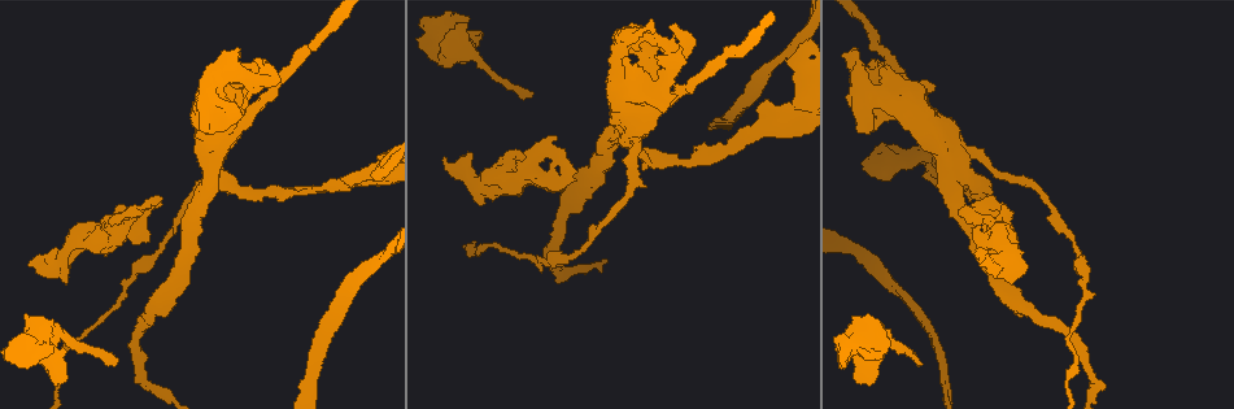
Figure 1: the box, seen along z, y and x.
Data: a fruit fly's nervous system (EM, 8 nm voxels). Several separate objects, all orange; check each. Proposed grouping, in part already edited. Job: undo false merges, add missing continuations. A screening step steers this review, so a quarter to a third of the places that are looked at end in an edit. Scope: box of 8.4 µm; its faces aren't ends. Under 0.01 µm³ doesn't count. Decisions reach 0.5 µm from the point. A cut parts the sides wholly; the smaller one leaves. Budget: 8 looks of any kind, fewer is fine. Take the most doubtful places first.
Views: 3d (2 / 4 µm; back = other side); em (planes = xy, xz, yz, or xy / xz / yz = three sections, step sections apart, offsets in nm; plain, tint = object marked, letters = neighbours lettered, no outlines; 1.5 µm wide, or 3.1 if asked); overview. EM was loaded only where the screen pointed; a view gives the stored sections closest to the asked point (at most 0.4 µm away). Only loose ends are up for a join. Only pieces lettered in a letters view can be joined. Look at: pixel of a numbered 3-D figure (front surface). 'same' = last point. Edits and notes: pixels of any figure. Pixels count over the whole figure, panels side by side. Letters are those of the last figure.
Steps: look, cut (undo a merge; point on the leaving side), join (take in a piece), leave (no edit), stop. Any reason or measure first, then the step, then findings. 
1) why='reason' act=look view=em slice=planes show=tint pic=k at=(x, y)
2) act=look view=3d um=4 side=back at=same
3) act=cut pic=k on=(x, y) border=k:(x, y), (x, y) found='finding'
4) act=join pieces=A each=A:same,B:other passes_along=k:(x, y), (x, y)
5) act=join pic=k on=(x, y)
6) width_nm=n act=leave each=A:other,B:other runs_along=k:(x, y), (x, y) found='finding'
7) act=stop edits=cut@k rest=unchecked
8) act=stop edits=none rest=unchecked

why='abrupt turn' act=look view=3d um=2 side=back pic=1 at=(383, 169)

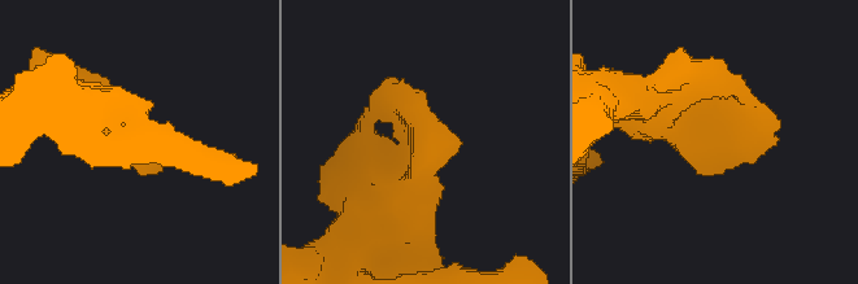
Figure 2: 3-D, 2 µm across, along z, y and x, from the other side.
act=look view=em slice=planes show=plain pic=2 at=(426, 121)

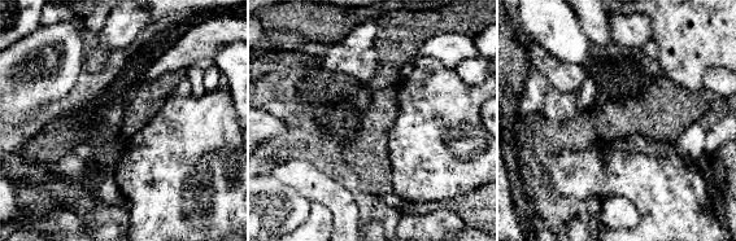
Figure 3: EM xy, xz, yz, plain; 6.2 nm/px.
act=look view=em slice=planes show=letters at=same

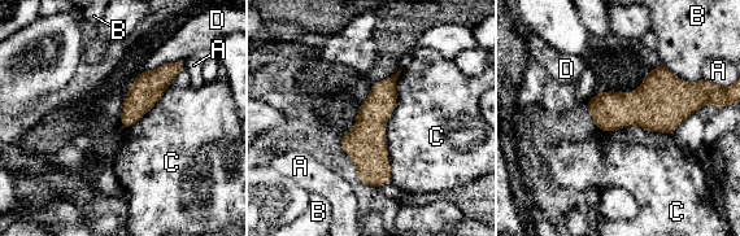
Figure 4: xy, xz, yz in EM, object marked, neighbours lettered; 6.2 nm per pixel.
act=leave each=A:other,B:other,C:other,D:other border=4:(401, 70), (386, 122), (390, 182) found='all the same neuron'

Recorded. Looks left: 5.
why='branch stops here' act=look view=em slice=planes show=letters pic=1 at=(117, 364)

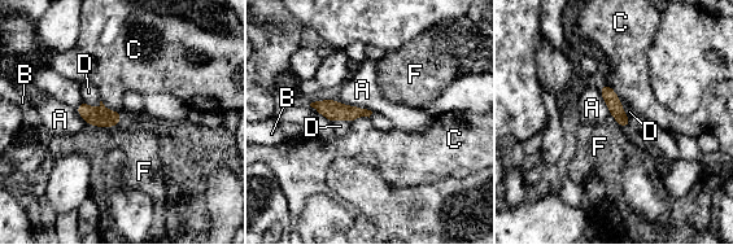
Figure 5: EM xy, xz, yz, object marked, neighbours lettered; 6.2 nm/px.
act=leave each=A:other,B:other,C:other,D:other,F:other found='no lettered piece goes on from it'

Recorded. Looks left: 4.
why='an open end' act=look view=3d um=4 pic=1 at=(483, 203)

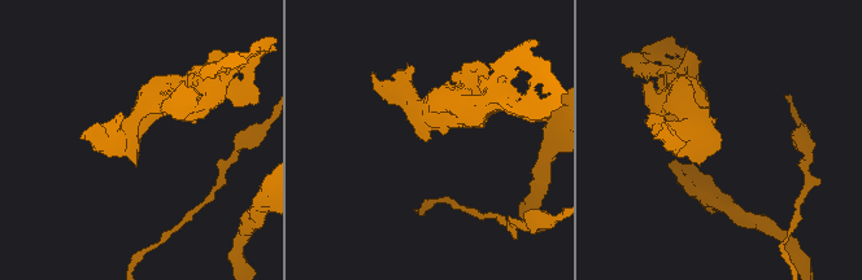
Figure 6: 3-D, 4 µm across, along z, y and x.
arm_widths_nm=260,280 act=look view=em slice=xz step=8 show=tint pic=6 at=(430, 139)

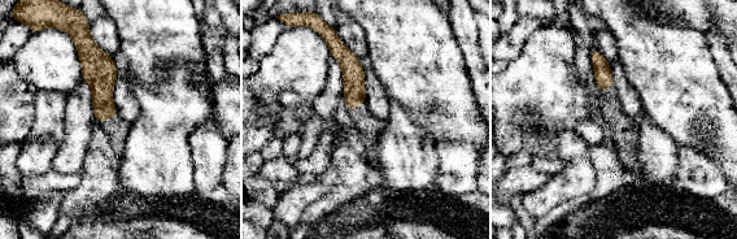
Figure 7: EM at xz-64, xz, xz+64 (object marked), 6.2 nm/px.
why='another direction' act=look view=em slice=planes show=letters at=same

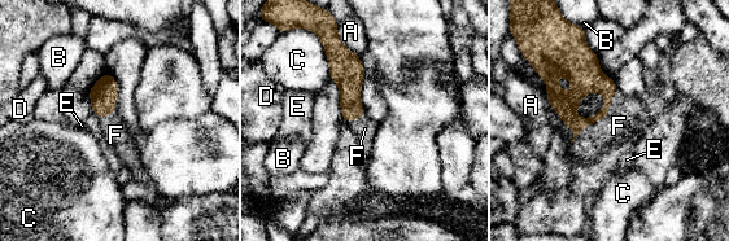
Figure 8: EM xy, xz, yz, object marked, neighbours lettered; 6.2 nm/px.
act=join pieces=F each=A:other,B:other,C:other,D:other,E:other,F:same found='it goes on there'

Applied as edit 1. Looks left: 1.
act=stop edits=join@8 rest=unchecked

